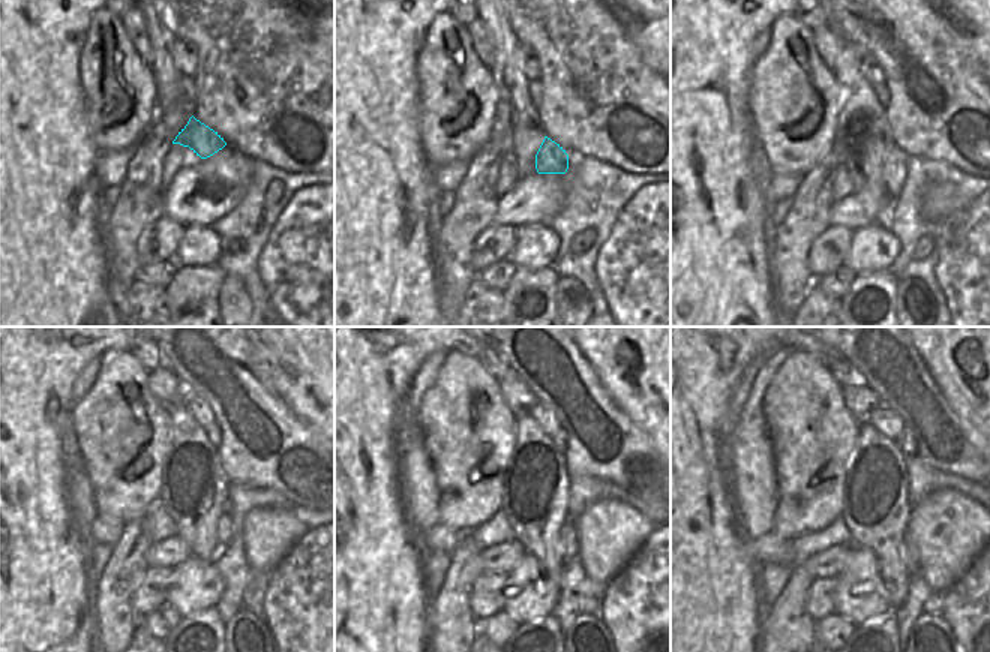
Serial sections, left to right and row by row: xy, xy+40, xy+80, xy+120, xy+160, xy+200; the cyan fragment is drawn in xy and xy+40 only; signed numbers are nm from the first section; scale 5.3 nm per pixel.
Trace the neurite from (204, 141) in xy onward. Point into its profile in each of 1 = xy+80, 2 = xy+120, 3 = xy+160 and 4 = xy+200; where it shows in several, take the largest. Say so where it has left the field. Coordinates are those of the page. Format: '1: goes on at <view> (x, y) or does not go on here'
1: goes on at xy+80 (894, 162)
2: goes on at xy+120 (224, 523)
3: goes on at xy+160 (567, 535)
4: goes on at xy+200 (909, 552)

